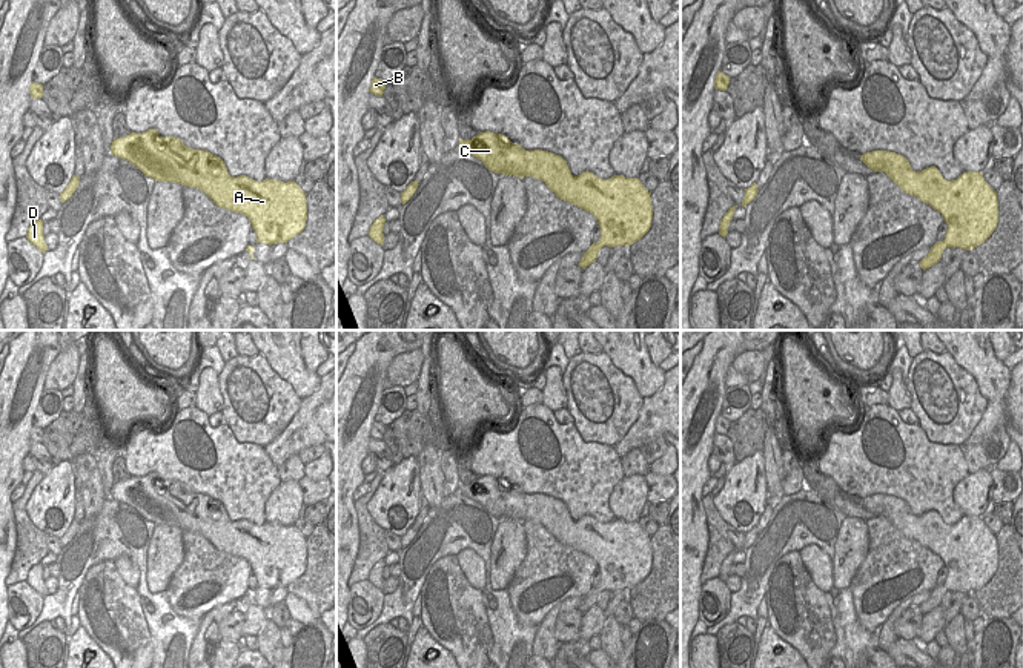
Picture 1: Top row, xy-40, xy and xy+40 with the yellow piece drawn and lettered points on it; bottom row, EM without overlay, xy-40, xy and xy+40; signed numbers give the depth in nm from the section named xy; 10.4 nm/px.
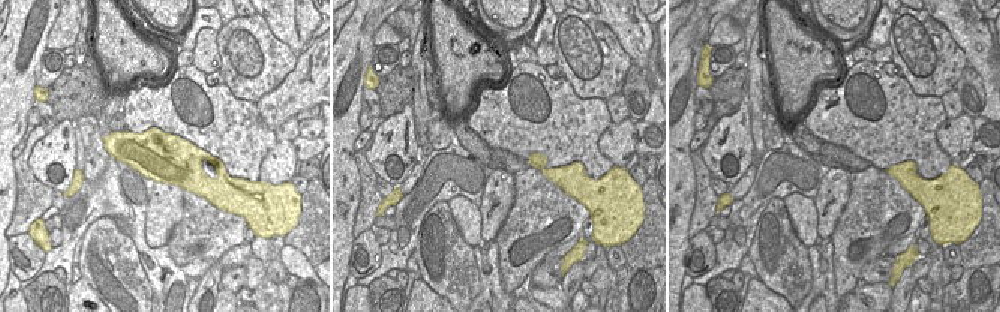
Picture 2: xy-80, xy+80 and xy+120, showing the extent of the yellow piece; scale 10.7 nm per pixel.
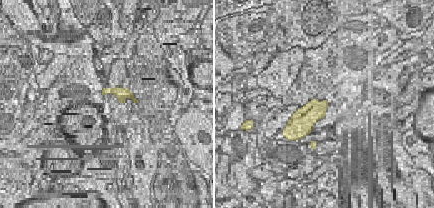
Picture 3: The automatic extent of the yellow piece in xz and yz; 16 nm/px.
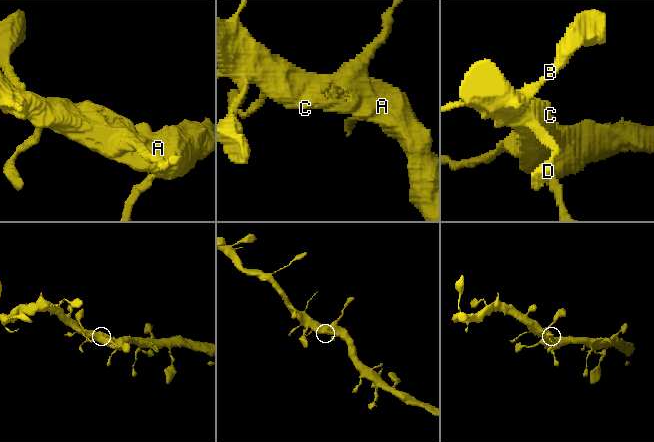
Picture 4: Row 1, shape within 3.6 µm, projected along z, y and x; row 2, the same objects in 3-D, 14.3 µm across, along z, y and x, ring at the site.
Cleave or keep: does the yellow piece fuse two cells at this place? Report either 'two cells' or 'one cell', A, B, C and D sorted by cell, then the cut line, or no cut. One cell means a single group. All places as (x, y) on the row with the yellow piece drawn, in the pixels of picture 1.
one cell; A B C D; no cut

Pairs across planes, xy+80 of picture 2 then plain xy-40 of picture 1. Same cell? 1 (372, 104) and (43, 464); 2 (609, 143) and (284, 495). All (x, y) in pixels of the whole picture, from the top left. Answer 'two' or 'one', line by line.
1: one
2: one

